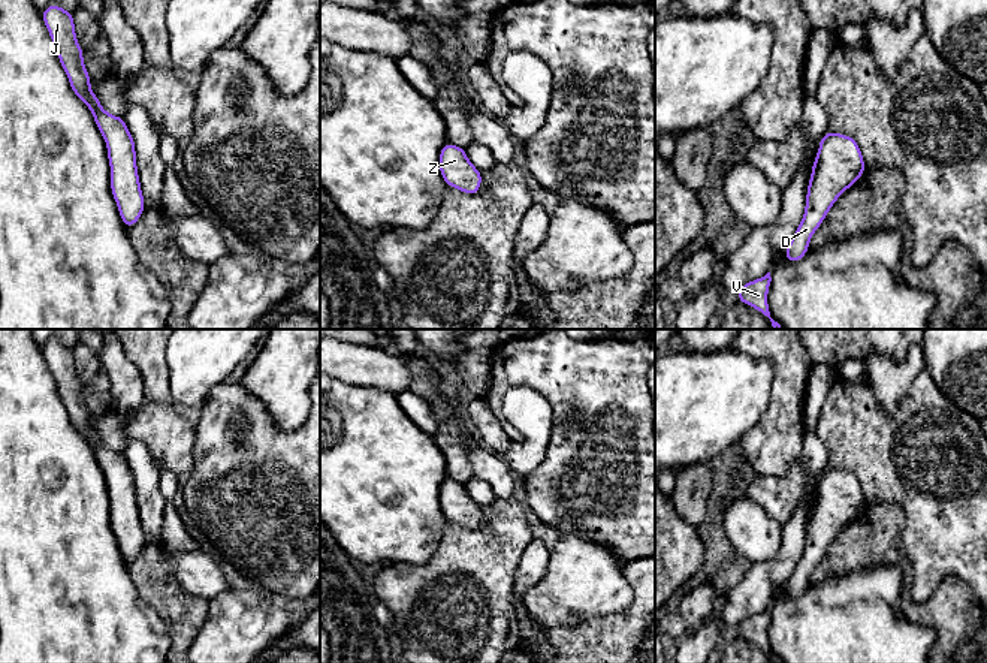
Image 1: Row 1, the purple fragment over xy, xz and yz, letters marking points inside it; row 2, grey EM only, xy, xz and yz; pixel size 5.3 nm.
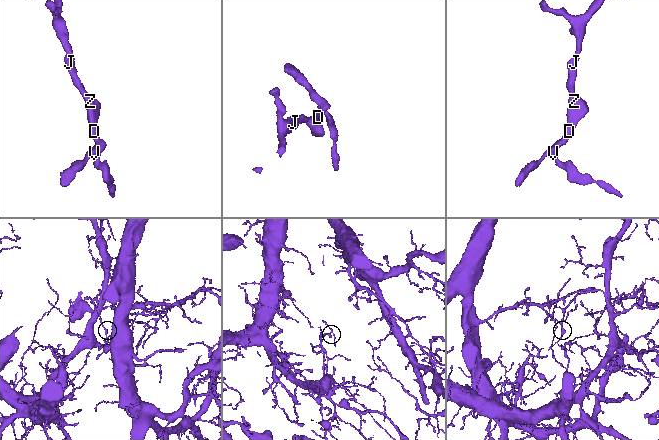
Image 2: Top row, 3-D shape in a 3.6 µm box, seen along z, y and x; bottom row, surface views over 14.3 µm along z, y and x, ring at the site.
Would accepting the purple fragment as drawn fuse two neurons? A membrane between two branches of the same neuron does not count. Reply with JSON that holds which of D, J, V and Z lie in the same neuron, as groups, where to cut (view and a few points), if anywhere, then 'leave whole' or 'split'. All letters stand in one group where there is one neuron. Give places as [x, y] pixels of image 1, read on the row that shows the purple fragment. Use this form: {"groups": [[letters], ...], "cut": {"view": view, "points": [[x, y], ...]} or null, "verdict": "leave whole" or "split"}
{"groups": [["D", "J", "V", "Z"]], "cut": null, "verdict": "leave whole"}

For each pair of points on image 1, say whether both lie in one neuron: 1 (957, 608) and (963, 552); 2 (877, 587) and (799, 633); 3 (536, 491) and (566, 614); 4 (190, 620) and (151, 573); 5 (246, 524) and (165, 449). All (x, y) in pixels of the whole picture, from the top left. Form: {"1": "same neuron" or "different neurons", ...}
{"1": "different neurons", "2": "same neuron", "3": "different neurons", "4": "same neuron", "5": "different neurons"}

